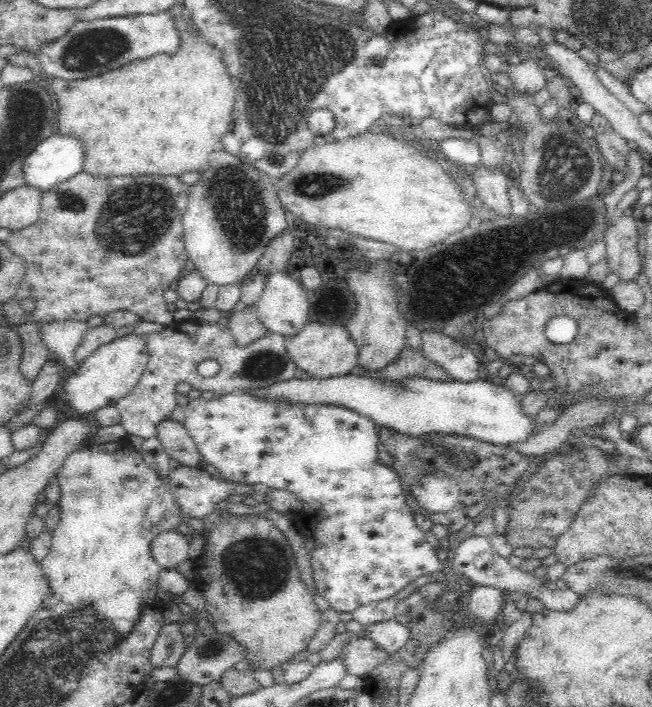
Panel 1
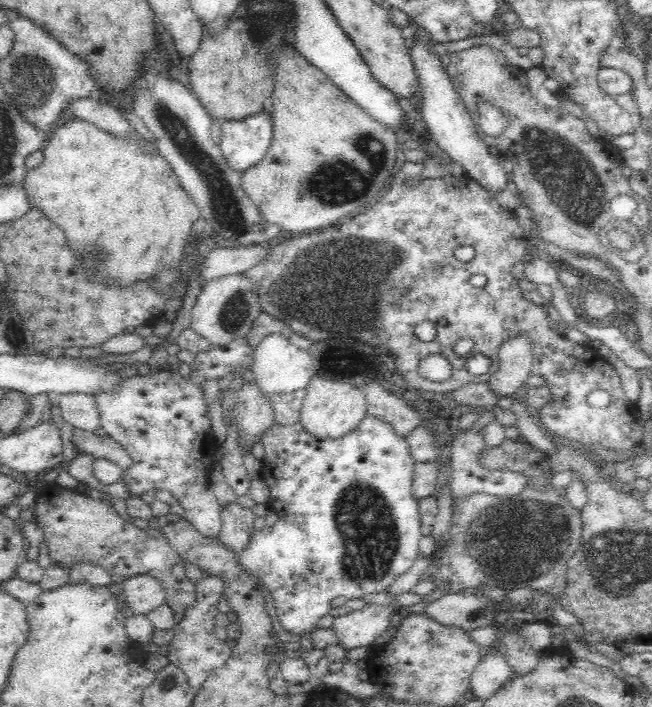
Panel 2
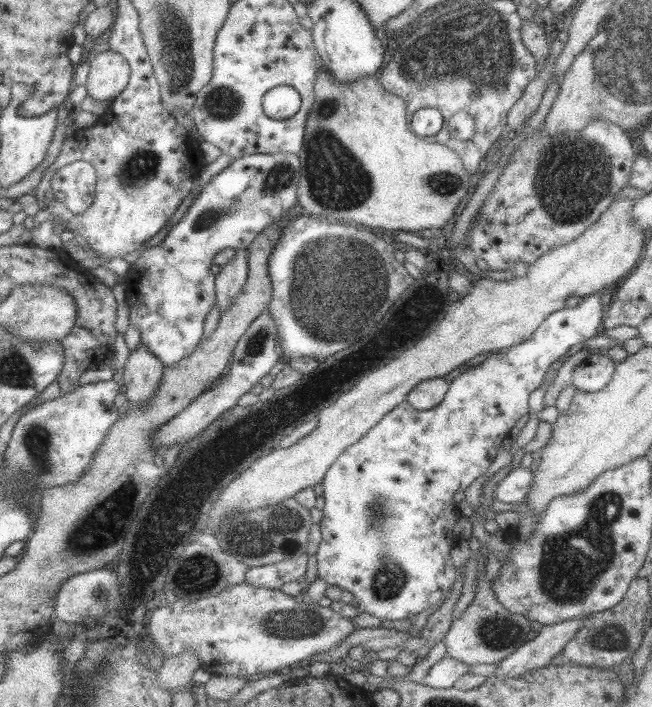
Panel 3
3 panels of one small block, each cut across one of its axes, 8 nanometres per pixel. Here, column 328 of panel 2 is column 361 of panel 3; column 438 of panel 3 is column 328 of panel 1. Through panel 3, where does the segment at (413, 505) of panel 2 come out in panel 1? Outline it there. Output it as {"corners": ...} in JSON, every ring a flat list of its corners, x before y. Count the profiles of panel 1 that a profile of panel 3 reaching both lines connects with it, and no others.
{"corners":[[239,392,231,393,228,395,215,396,209,401,203,398,190,400,187,406,184,407,185,423,183,424,190,433,190,436,194,439,196,447,202,453,202,457,206,459,206,463,210,466,214,466,220,471,228,482,234,482,236,484,252,486,256,483,266,484,268,488,278,490,288,490,292,493,296,499,298,499,298,508,290,510,289,514,293,518,296,529,302,538,302,548,304,552,308,554,310,558,310,564,312,566,312,574,314,582,318,590,318,594,328,602,330,608,336,610,338,614,342,612,353,612,362,606,372,604,374,602,386,602,388,599,393,599,397,592,400,592,403,588,406,588,408,584,414,585,416,578,422,578,422,576,428,576,428,574,436,574,436,572,447,572,451,570,456,575,463,575,468,578,471,584,474,586,488,586,492,588,500,589,501,591,508,593,510,591,519,591,525,596,529,596,532,599,539,599,546,606,548,610,556,612,572,612,576,610,580,604,582,604,583,598,575,592,565,589,556,589,552,591,540,584,540,581,533,578,533,575,521,571,519,568,513,568,508,564,507,558,502,557,491,547,489,538,487,537,468,537,463,540,456,548,456,552,452,555,446,555,439,549,435,549,426,541,426,533,416,525,414,519,415,513,407,503,407,493,404,490,403,482,400,475,396,470,390,466,384,466,380,460,378,460,378,446,382,446,379,441,379,428,368,417,363,417,361,414,354,411,338,407,338,406,326,406,316,405,313,407,288,407,286,405,272,405,266,402,256,402,252,398,245,397,245,394]]}

